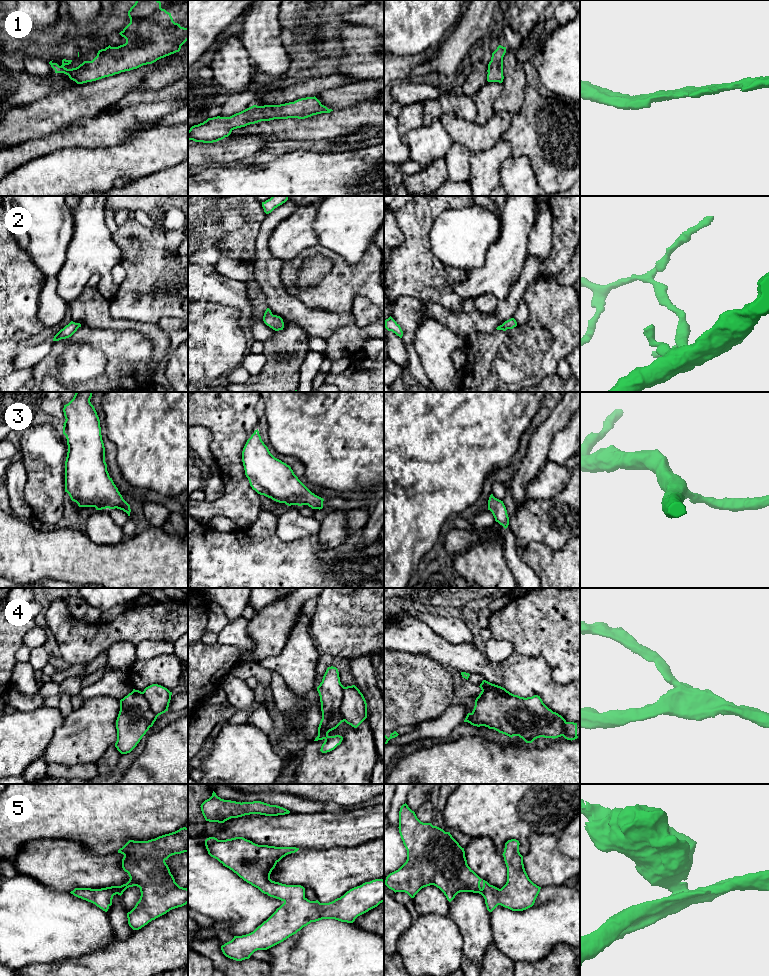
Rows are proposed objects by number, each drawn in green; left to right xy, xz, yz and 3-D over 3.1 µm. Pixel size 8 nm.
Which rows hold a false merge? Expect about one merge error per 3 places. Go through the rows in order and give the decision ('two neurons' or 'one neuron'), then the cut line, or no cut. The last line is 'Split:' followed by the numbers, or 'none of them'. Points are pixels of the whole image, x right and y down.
1: one neuron; no cut
2: one neuron; no cut
3: one neuron; no cut
4: two neurons; cut in xz along (344, 687), (341, 703), (343, 720)
5: one neuron; no cut
Split: 4

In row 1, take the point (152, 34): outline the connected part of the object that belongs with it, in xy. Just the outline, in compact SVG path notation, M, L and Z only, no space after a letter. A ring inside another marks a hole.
M136 0L128 11L130 23L119 33L126 39L126 43L118 47L110 45L98 51L92 61L84 61L76 68L67 69L64 66L72 60L62 60L62 65L49 62L55 73L64 73L77 84L96 81L113 76L121 72L137 69L143 65L152 64L157 60L179 52L181 46L188 40L188 28L175 23L171 13L161 8L159 0Z

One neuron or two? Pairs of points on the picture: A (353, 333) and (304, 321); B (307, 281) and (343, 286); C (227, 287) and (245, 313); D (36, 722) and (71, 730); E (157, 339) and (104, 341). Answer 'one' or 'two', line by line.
A: two
B: two
C: one
D: two
E: two

